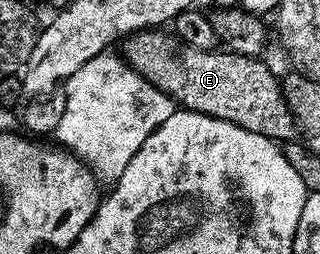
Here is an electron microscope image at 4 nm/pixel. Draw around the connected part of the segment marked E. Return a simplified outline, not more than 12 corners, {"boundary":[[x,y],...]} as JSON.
{"boundary":[[164,29],[123,58],[173,104],[273,141],[298,128],[260,57]]}

